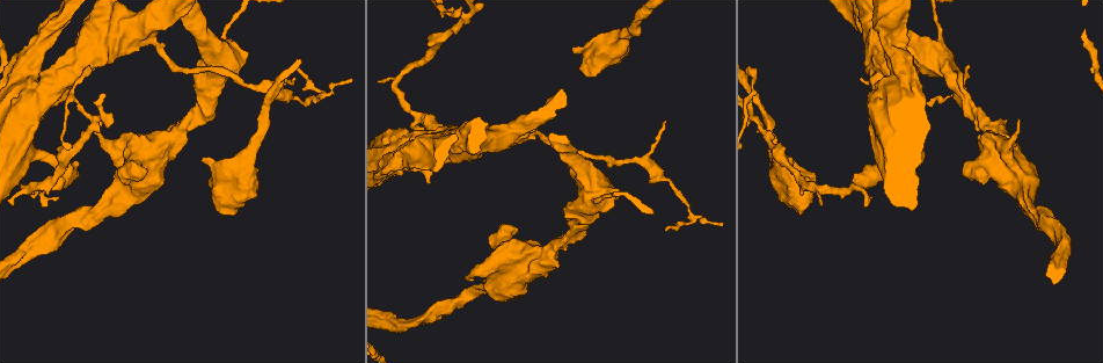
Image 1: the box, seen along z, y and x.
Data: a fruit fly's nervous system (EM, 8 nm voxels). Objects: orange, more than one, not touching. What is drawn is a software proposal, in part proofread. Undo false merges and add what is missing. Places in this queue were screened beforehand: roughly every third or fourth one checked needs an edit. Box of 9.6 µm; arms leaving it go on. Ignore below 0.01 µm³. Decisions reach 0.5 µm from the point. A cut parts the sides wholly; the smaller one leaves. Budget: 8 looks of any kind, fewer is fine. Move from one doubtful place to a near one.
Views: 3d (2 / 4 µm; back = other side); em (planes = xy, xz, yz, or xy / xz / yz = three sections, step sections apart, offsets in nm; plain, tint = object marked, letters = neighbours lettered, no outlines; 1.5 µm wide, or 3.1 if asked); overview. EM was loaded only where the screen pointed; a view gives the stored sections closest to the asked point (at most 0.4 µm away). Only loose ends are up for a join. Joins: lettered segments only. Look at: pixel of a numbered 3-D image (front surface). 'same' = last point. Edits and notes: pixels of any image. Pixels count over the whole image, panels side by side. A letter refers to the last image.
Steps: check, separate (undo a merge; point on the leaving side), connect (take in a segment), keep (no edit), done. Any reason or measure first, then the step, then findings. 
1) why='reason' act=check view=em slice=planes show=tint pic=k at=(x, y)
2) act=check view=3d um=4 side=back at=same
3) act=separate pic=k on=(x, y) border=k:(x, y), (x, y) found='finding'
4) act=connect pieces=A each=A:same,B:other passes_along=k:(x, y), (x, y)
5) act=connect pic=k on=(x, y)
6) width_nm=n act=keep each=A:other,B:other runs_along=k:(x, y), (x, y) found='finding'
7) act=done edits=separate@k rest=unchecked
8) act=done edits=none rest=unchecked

why='branch point' act=check view=em slice=planes show=plain pic=1 at=(189, 120)

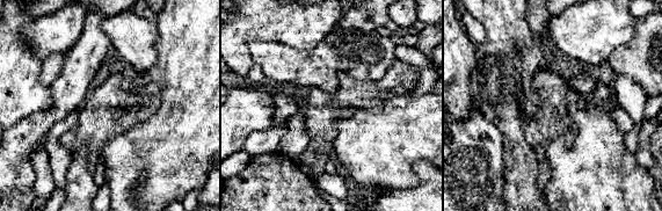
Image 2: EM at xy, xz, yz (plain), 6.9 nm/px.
act=check view=em slice=planes show=letters at=same

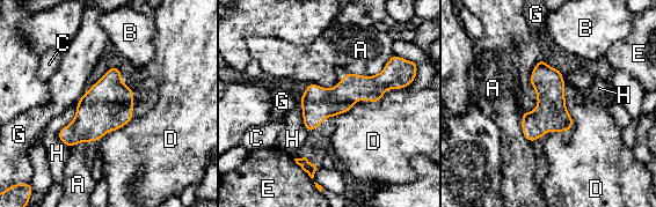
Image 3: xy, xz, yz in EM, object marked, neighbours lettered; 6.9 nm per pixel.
longest_contact=A:600nm act=keep each=A:other,B:other,C:other,D:other,E:other,G:other,H:other runs_along=3:(396, 84), (351, 88), (306, 123) found='one cell here'

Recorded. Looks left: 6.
why='free end' act=check view=em slice=planes show=plain pic=1 at=(470, 280)

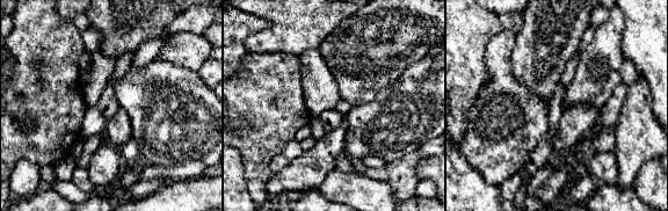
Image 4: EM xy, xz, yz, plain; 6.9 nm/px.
why='where the object lies' act=check view=em slice=planes show=tint at=same

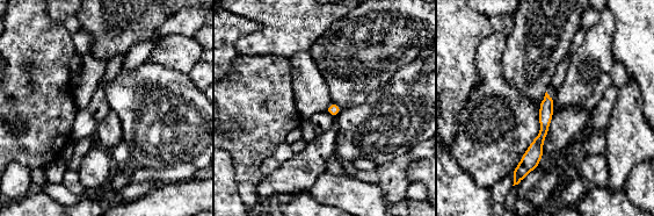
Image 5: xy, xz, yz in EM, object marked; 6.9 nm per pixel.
act=check view=em slice=planes show=letters at=same

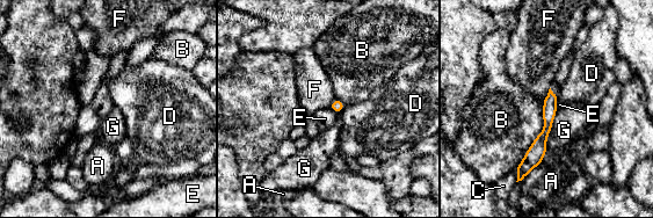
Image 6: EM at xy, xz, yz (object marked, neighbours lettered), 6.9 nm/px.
act=keep each=A:other,B:other,C:other,D:other,E:other,F:other,G:other border=6:(346, 106), (339, 113) found='none of them fits'

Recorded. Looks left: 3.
why='free end' act=check view=3d um=4 side=back pic=1 at=(203, 158)

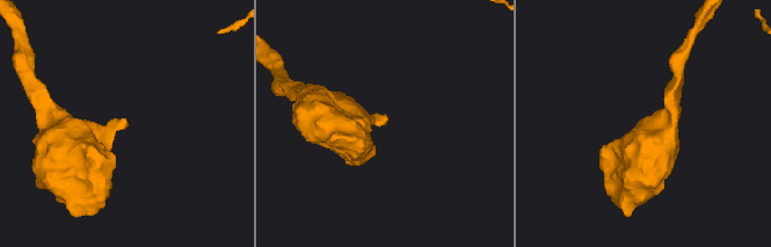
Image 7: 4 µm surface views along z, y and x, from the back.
act=check view=em slice=planes show=letters pic=7 at=(123, 119)

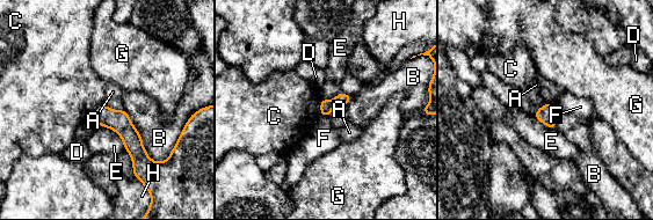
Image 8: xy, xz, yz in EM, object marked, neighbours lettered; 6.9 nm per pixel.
longest_contact=B:480nm act=keep each=A:other,B:other,C:other,D:other,E:other,F:other,G:other,H:other runs_along=8:(102, 108), (130, 136), (139, 168) found='none of them fits'

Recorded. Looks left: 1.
act=done edits=none rest=unchecked

